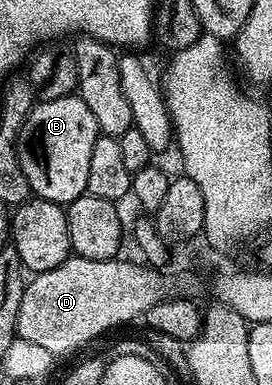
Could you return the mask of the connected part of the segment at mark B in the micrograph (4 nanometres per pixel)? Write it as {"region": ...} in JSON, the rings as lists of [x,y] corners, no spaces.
{"region":[[[65,94],[62,98],[38,101],[33,111],[25,118],[23,128],[19,132],[17,141],[17,155],[19,168],[23,168],[23,176],[27,176],[30,191],[36,197],[52,202],[68,204],[87,191],[87,171],[91,165],[91,152],[95,149],[95,140],[99,131],[95,124],[95,116],[91,116],[91,108],[83,104],[83,100],[76,94]]]}

